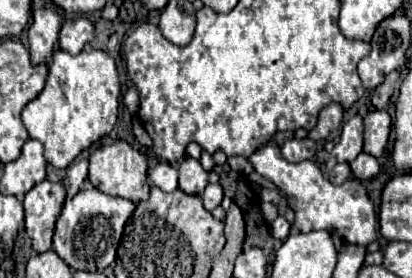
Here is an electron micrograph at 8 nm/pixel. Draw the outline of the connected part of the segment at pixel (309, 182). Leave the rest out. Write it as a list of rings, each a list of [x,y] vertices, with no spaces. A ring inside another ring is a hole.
[[[266,144],[266,146],[258,148],[248,158],[248,162],[254,166],[254,170],[258,174],[272,180],[280,188],[280,192],[284,192],[288,196],[288,202],[292,204],[292,208],[296,212],[294,228],[298,228],[300,232],[336,230],[344,242],[358,244],[358,246],[368,246],[370,242],[374,242],[378,238],[372,200],[368,198],[366,188],[356,178],[350,178],[348,182],[336,186],[322,176],[320,168],[314,160],[304,160],[304,162],[296,162],[296,164],[284,160],[278,144]]]

